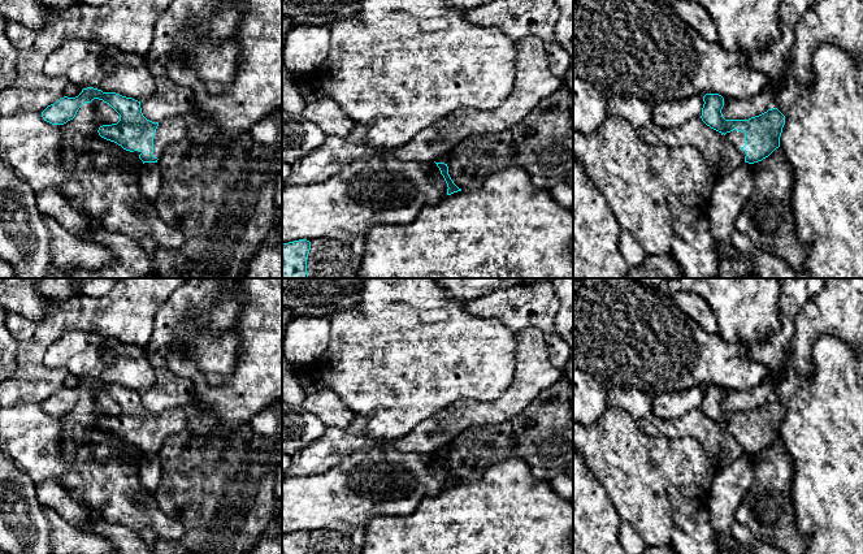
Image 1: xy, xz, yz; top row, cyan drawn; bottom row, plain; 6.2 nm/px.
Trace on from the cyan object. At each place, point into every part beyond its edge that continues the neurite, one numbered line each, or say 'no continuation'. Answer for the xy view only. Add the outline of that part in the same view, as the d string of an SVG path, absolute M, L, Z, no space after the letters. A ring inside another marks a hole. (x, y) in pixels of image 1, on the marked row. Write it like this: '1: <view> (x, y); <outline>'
1: xy (170, 130); M174 116L159 122L156 133L153 135L153 152L157 159L161 157L166 146L182 140L187 131L187 117Z

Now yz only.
1: yz (737, 138); M733 130L730 133L727 133L725 137L733 143L733 146L745 157L746 156L746 151L742 150L742 147L746 144L745 133Z

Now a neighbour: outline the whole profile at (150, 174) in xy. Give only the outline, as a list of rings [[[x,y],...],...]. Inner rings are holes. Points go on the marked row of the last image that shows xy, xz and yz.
[[[144,163],[139,177],[142,194],[155,202],[161,189],[161,174],[157,163]]]

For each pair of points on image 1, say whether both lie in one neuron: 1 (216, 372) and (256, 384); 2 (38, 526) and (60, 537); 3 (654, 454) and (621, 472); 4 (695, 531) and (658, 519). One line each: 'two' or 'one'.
1: two
2: two
3: one
4: two

